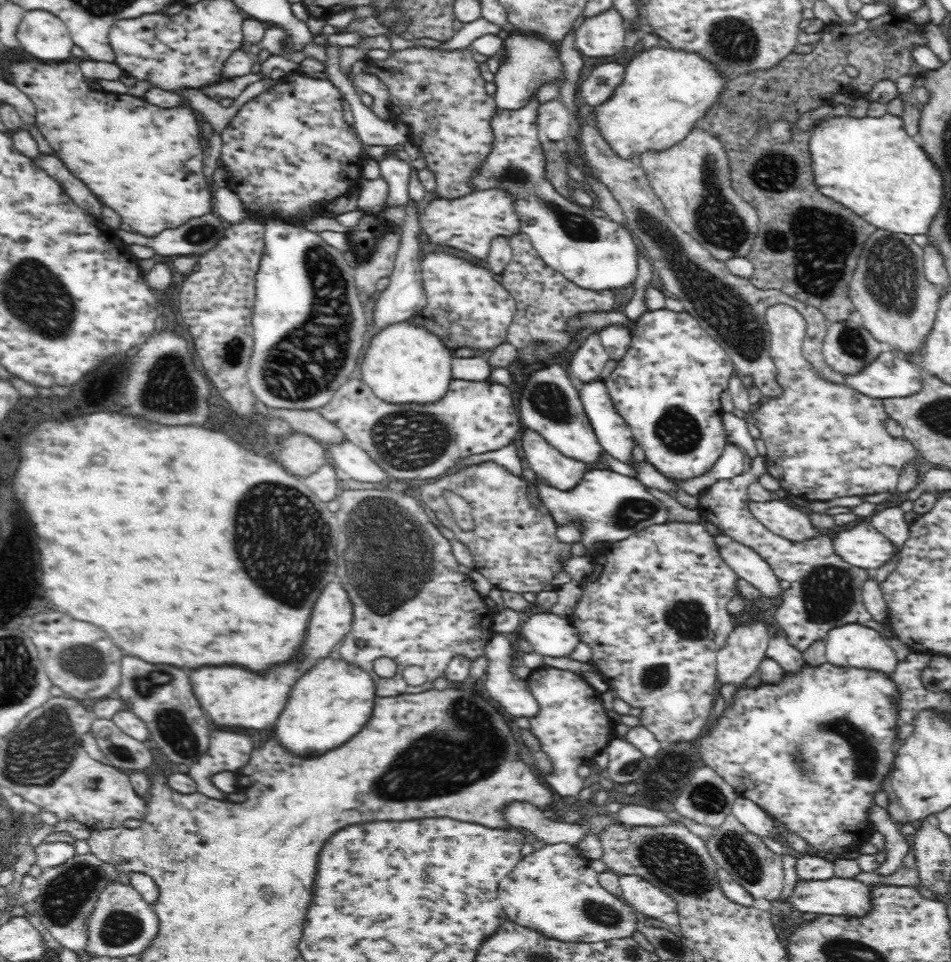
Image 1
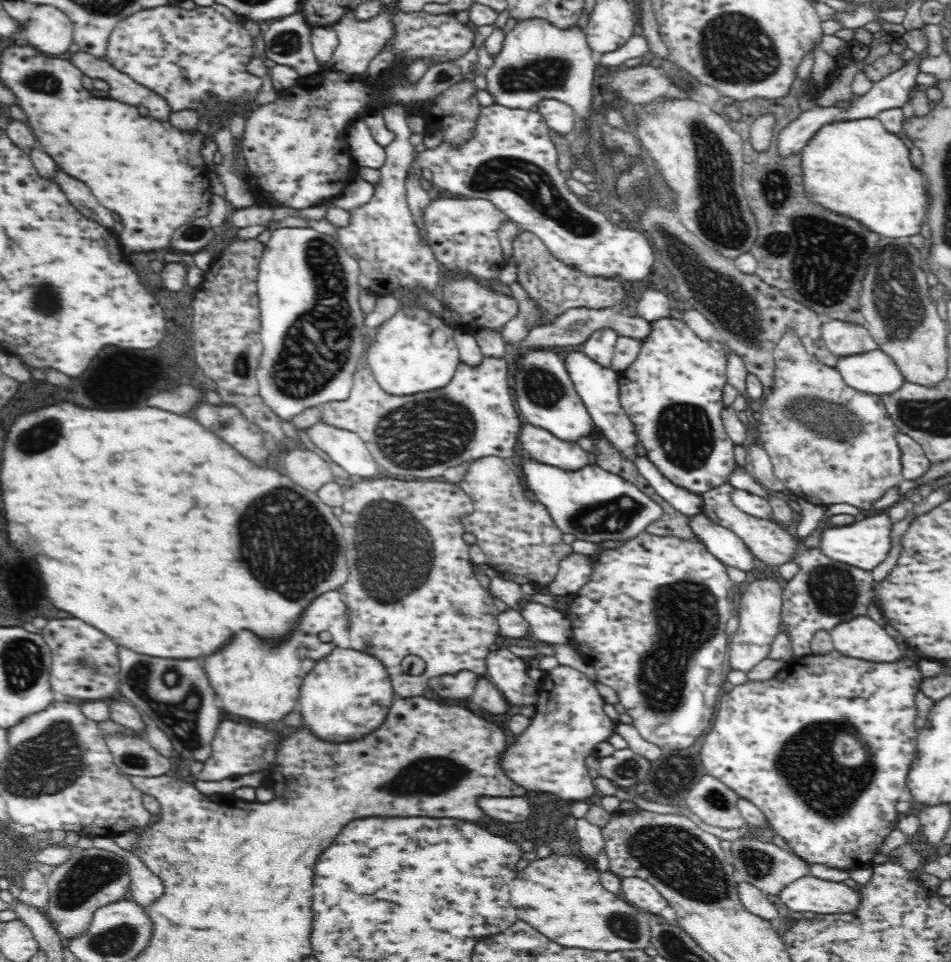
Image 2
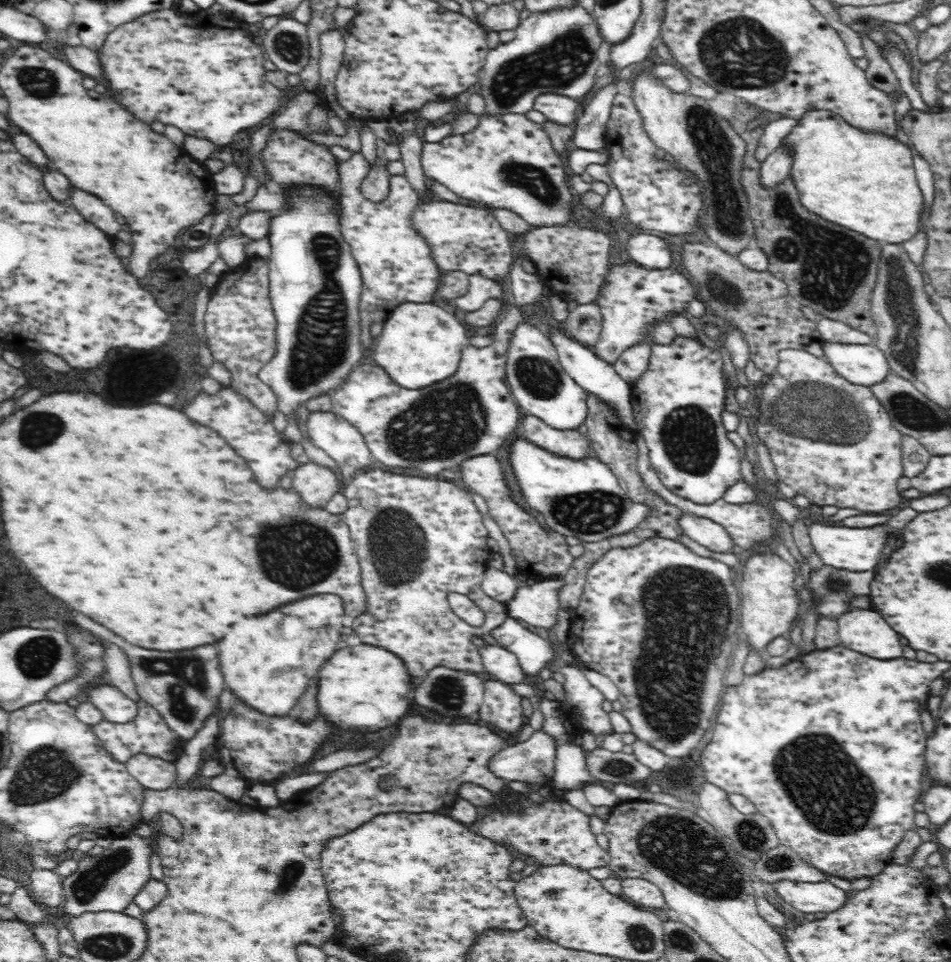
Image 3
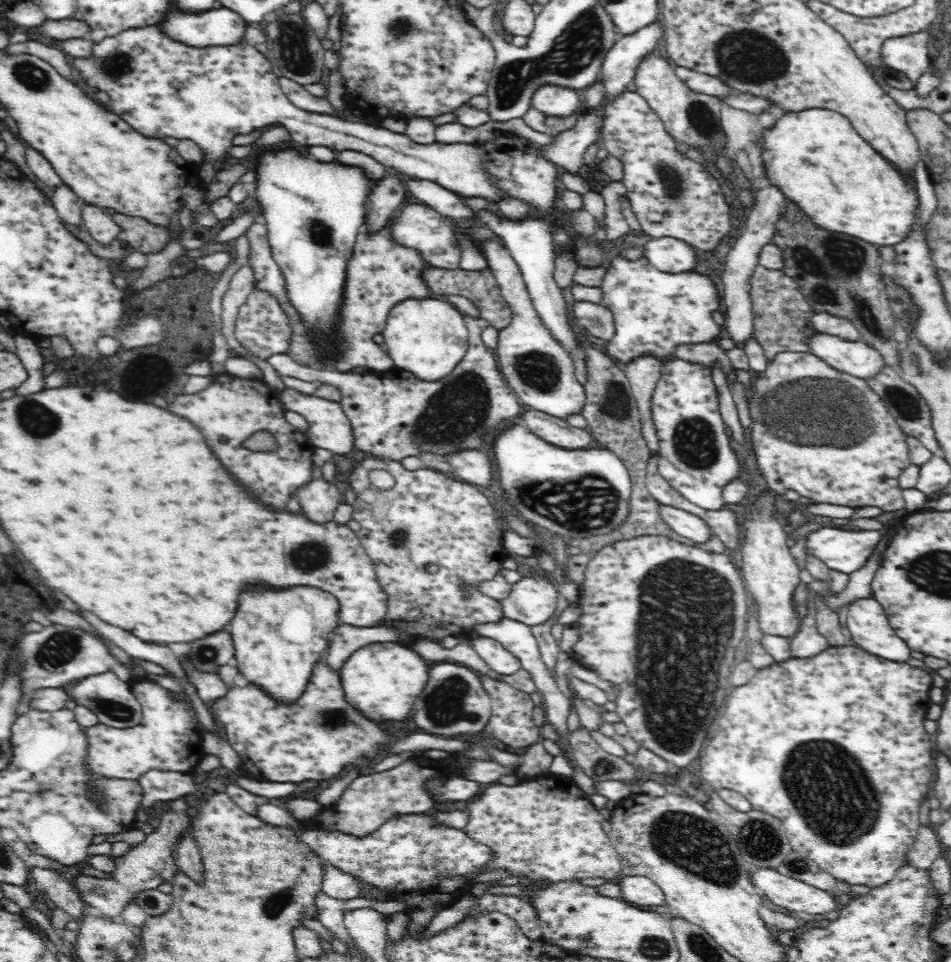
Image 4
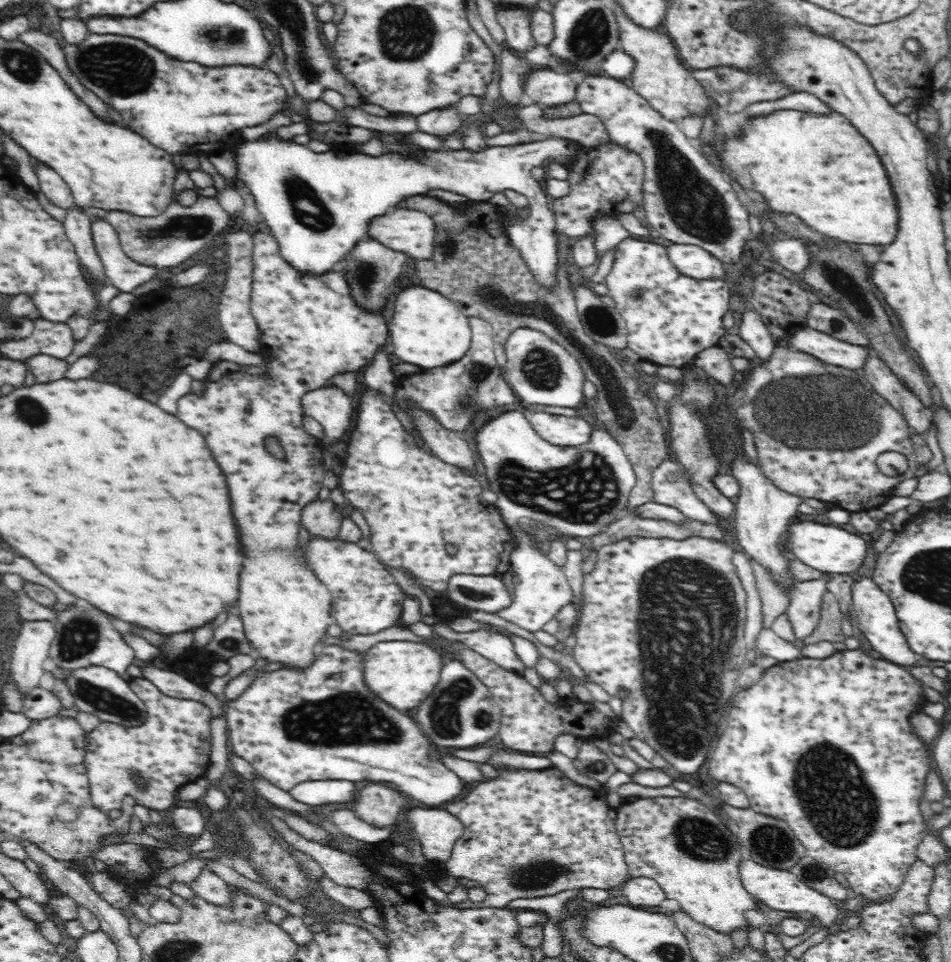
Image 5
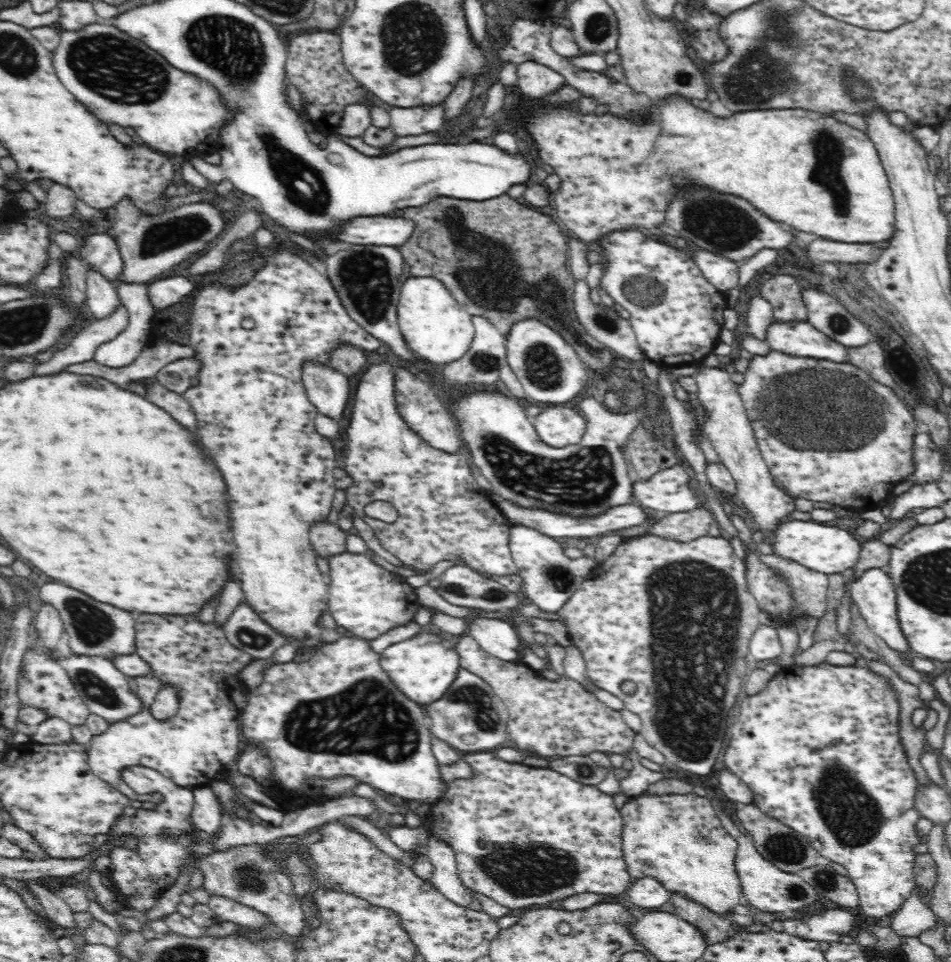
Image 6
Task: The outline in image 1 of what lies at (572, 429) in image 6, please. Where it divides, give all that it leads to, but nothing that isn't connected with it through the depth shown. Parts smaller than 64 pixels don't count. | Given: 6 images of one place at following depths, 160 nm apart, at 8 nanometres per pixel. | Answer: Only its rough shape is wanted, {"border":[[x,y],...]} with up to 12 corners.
{"border":[[535,431],[522,434],[531,470],[561,491],[586,463],[562,455]]}

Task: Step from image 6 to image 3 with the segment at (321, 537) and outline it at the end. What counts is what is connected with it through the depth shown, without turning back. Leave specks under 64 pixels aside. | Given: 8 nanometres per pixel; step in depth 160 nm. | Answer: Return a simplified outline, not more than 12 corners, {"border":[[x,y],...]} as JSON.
{"border":[[298,464],[293,490],[304,503],[325,508],[343,484],[338,472]]}

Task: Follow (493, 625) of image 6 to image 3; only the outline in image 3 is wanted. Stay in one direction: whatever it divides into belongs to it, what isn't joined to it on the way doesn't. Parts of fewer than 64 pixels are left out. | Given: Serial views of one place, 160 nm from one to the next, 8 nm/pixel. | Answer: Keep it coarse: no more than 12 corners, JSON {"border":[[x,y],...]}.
{"border":[[485,644],[480,656],[496,680],[520,684],[526,674],[518,657],[500,645]]}

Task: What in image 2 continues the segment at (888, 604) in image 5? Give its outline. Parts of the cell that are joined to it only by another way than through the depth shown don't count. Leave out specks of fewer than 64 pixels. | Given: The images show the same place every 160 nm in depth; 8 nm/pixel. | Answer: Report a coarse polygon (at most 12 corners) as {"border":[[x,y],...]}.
{"border":[[868,615],[837,624],[833,647],[844,656],[891,663],[903,656]]}

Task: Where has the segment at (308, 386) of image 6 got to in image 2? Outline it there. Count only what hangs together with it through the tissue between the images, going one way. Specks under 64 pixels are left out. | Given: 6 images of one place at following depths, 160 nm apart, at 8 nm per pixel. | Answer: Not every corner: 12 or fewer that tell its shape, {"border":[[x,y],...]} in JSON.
{"border":[[322,422],[310,440],[346,470],[373,478],[379,464],[356,433]]}

